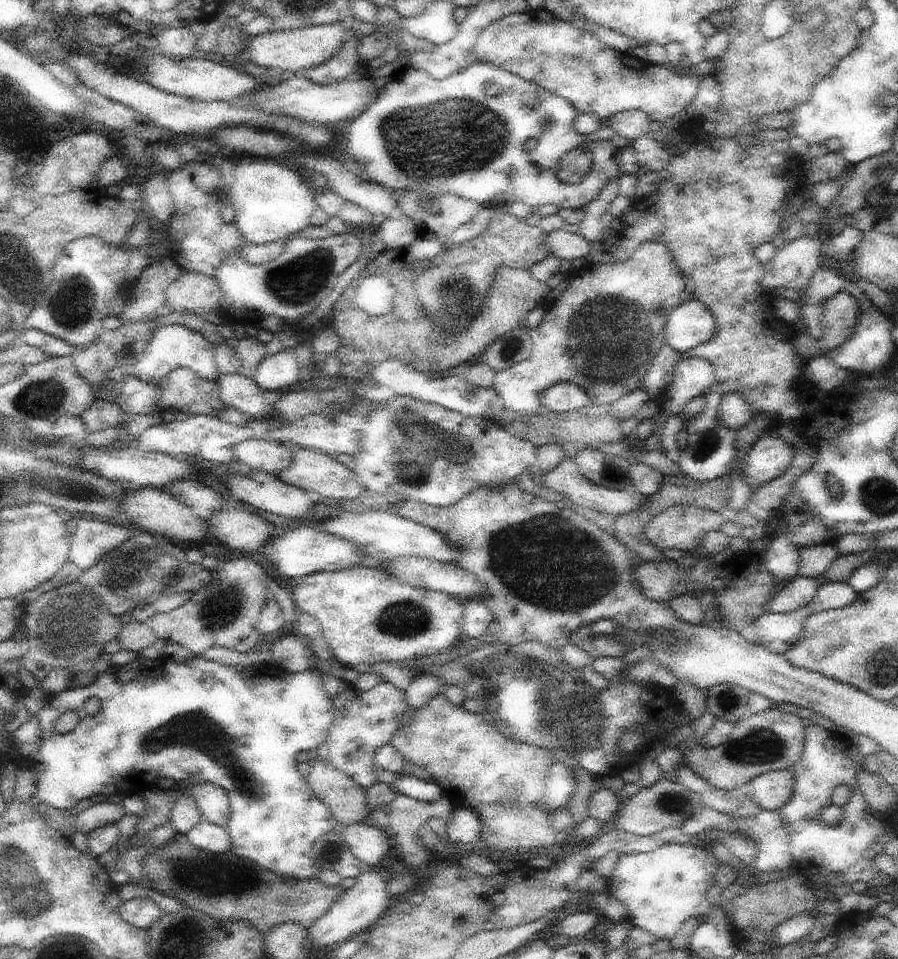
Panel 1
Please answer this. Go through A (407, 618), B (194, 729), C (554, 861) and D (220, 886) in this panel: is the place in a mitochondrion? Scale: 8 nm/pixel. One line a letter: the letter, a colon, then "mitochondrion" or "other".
A: mitochondrion
B: mitochondrion
C: other
D: mitochondrion

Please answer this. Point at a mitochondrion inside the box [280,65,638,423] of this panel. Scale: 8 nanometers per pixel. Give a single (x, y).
(443, 143)

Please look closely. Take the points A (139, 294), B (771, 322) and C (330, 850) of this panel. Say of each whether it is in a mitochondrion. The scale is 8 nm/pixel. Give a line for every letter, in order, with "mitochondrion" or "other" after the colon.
A: other
B: other
C: mitochondrion

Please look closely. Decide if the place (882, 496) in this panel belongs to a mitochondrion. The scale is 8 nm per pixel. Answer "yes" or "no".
yes

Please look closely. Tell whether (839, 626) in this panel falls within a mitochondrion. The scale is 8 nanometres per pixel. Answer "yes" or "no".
no

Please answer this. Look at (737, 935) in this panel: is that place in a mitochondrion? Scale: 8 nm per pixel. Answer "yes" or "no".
no

